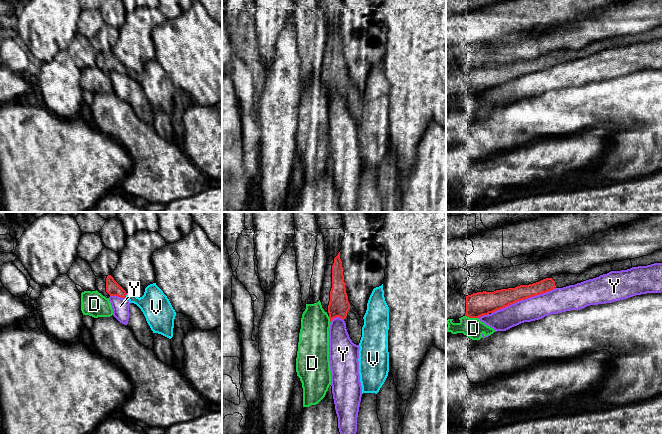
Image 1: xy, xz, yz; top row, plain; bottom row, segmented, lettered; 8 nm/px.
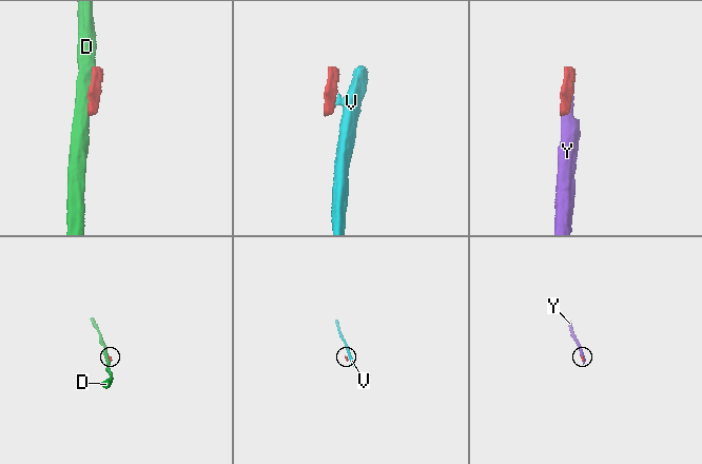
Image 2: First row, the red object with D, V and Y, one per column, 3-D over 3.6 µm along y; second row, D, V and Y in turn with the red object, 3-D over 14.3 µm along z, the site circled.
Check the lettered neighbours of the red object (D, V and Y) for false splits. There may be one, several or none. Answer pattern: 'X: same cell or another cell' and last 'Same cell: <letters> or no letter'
D: another cell
V: another cell
Y: another cell
Same cell: no letter

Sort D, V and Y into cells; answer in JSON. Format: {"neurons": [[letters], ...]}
{"neurons": [["D"], ["V"], ["Y"]]}

